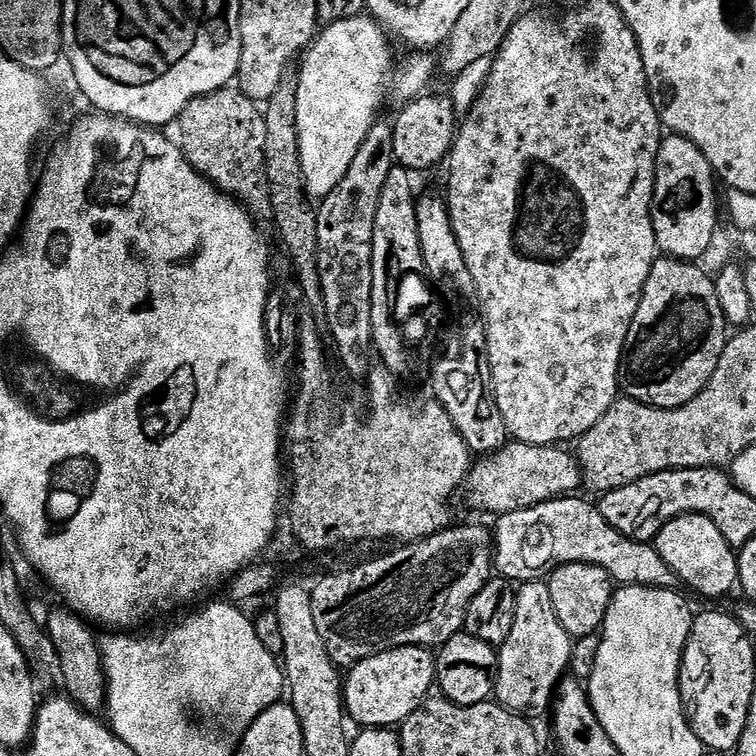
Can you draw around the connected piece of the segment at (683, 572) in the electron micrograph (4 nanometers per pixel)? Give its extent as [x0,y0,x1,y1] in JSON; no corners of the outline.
[654,514,737,596]

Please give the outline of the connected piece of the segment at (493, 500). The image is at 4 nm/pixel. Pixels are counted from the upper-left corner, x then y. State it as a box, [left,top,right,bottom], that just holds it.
[463,442,581,514]

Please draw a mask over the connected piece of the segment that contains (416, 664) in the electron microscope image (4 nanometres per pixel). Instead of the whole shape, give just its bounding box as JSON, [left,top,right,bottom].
[342,646,433,729]

